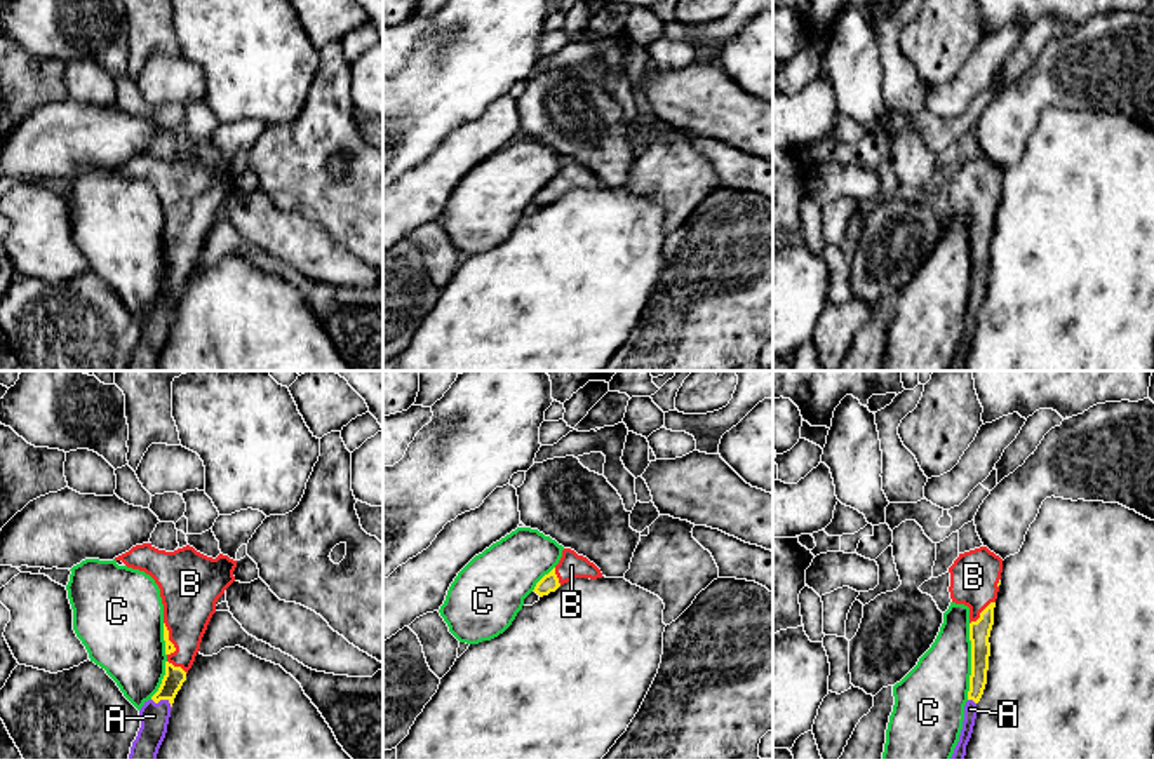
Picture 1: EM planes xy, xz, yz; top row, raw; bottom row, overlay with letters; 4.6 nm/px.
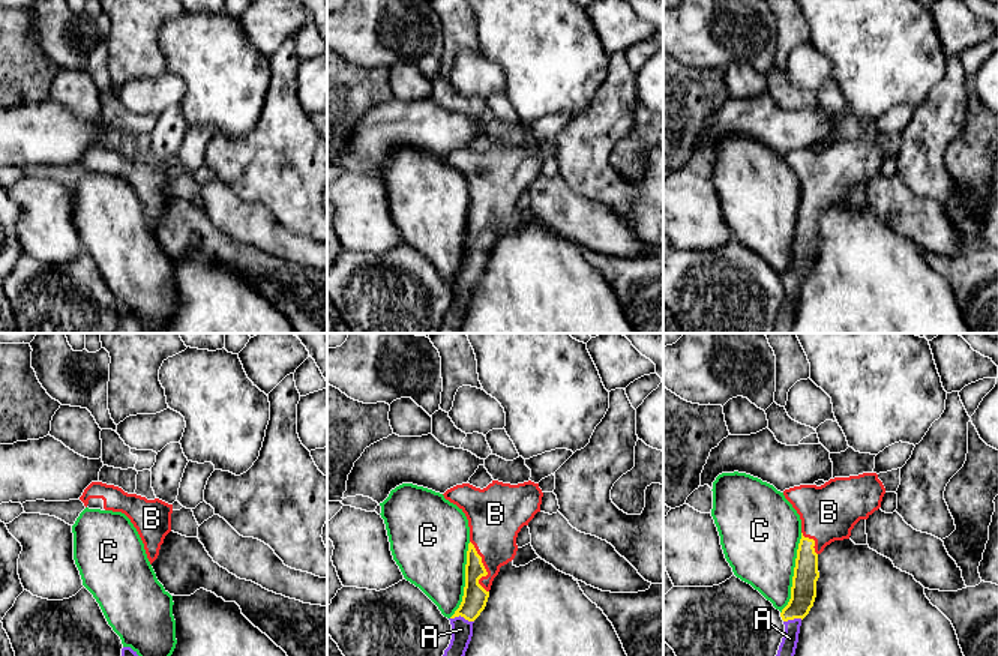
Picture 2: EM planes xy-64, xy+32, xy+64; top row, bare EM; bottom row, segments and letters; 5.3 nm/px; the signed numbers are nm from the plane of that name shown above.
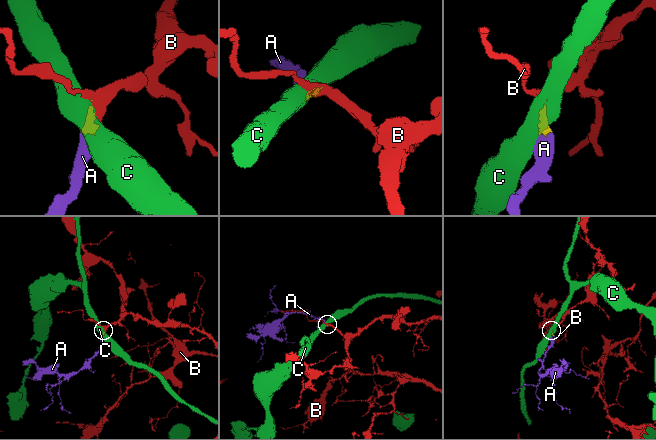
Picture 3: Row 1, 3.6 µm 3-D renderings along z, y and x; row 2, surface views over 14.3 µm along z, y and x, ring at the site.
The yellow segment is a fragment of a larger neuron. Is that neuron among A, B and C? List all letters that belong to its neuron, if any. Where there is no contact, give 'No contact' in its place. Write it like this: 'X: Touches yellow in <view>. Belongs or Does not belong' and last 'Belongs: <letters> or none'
A: Touches yellow in xy. Belongs
B: Touches yellow in xy. Belongs
C: Touches yellow in yz. Does not belong
Belongs: A, B

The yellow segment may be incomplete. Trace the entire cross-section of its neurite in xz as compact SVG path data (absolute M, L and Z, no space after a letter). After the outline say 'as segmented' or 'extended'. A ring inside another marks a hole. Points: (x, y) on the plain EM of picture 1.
M564 158L559 174L536 193L533 202L543 207L574 188L597 190L602 188L602 183L587 167L578 165L571 158Z; extended

